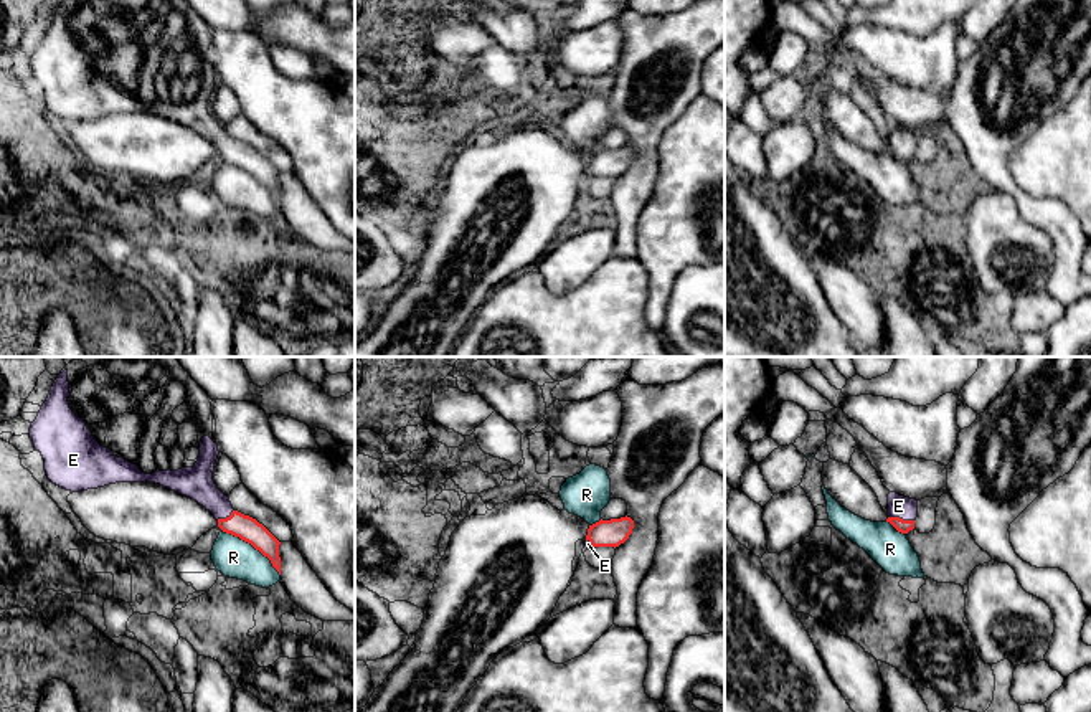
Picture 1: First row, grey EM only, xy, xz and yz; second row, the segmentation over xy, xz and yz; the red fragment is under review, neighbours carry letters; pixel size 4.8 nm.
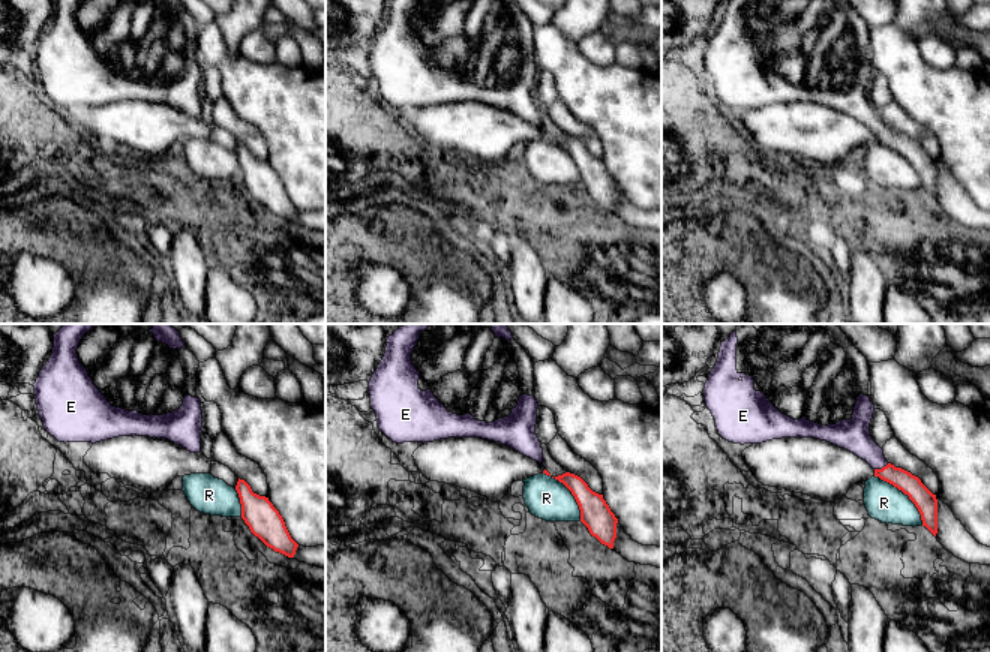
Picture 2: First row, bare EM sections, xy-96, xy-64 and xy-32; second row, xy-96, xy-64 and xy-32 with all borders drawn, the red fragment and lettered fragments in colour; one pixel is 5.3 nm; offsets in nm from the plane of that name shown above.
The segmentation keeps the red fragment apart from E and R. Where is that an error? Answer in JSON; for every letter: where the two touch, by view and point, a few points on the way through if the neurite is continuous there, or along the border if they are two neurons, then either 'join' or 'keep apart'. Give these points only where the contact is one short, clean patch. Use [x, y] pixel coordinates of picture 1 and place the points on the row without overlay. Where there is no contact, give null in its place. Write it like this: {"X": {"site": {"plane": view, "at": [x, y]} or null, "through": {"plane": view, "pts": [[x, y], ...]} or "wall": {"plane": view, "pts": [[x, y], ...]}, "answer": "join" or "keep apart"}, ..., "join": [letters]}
{"E": {"site": {"plane": "yz", "at": [902, 149]}, "through": {"plane": "yz", "pts": [[902, 156], [902, 149], [898, 136]]}, "answer": "join"}, "R": {"site": {"plane": "xy", "at": [253, 175]}, "wall": {"plane": "xy", "pts": [[221, 159], [250, 172], [269, 190], [279, 205]]}, "answer": "keep apart"}, "join": ["E"]}

